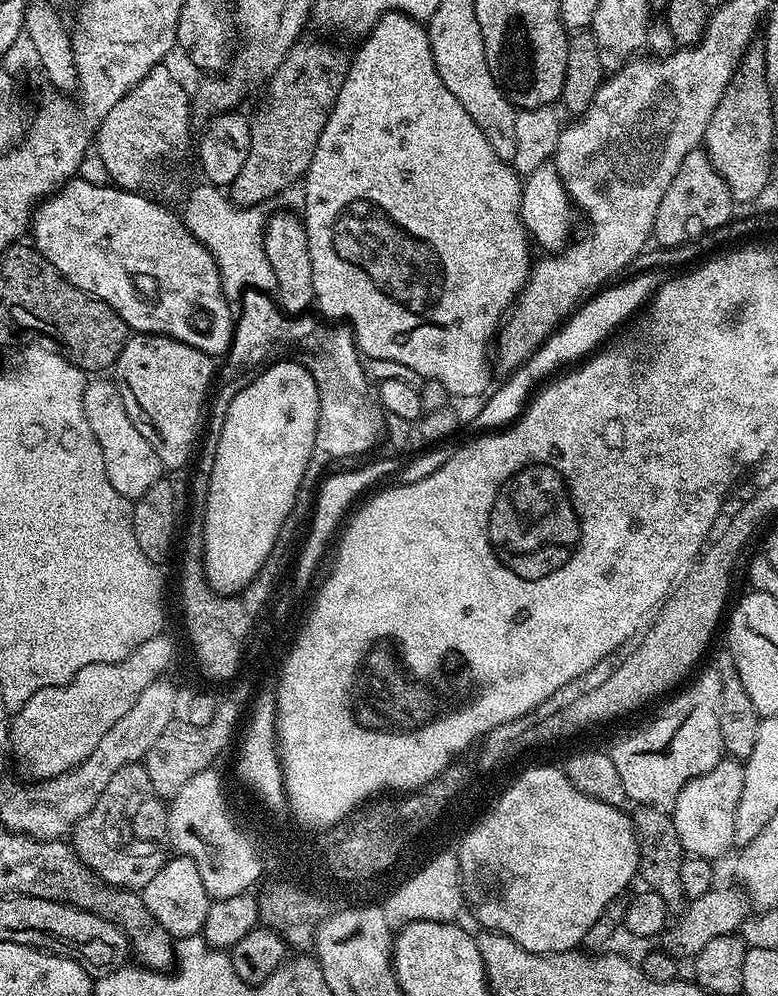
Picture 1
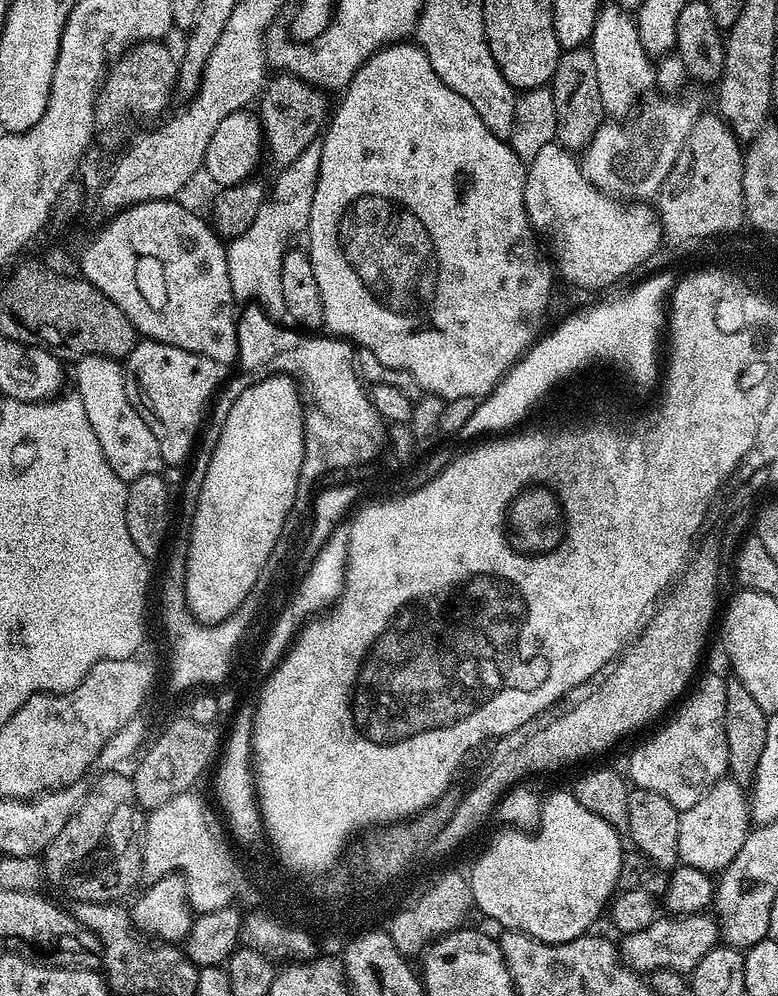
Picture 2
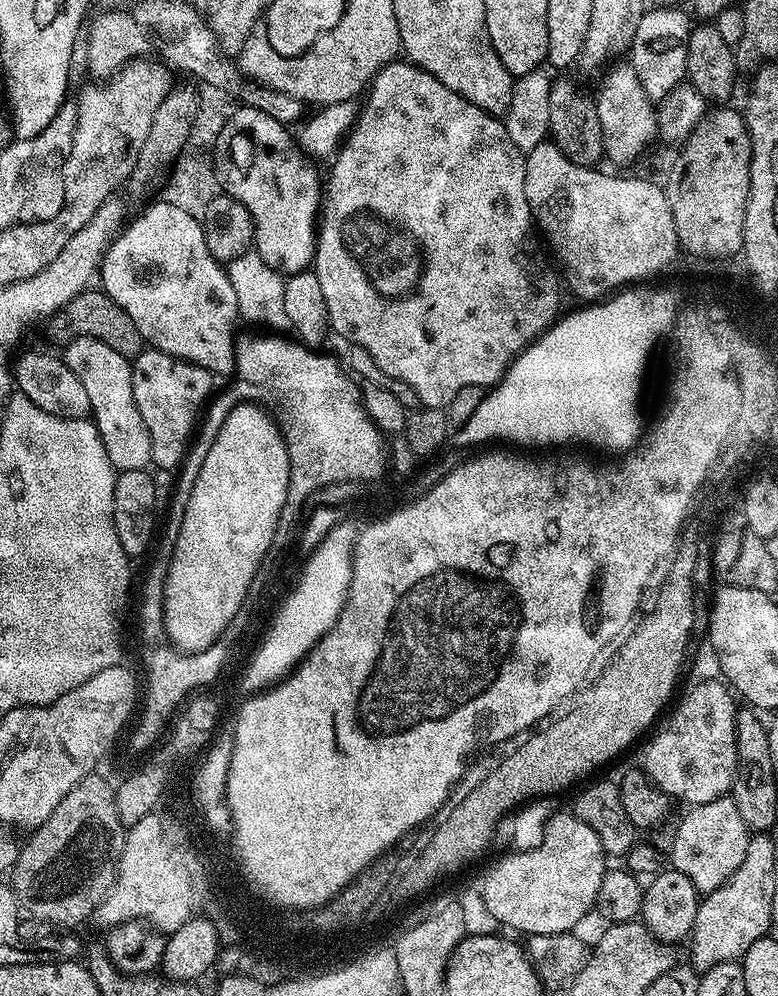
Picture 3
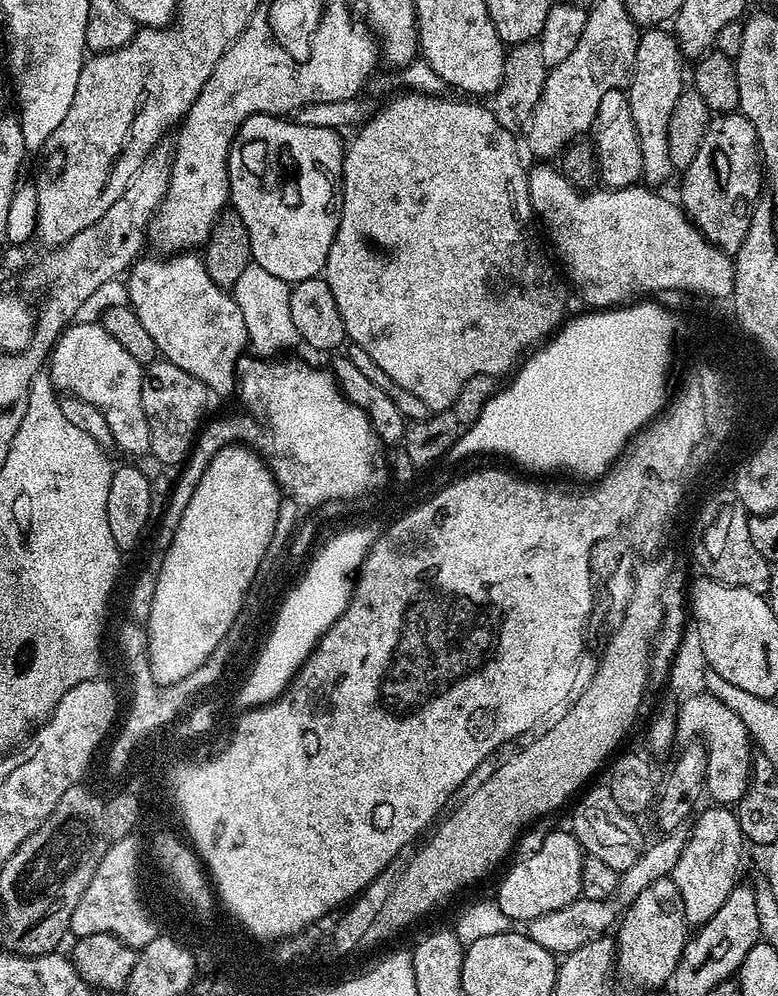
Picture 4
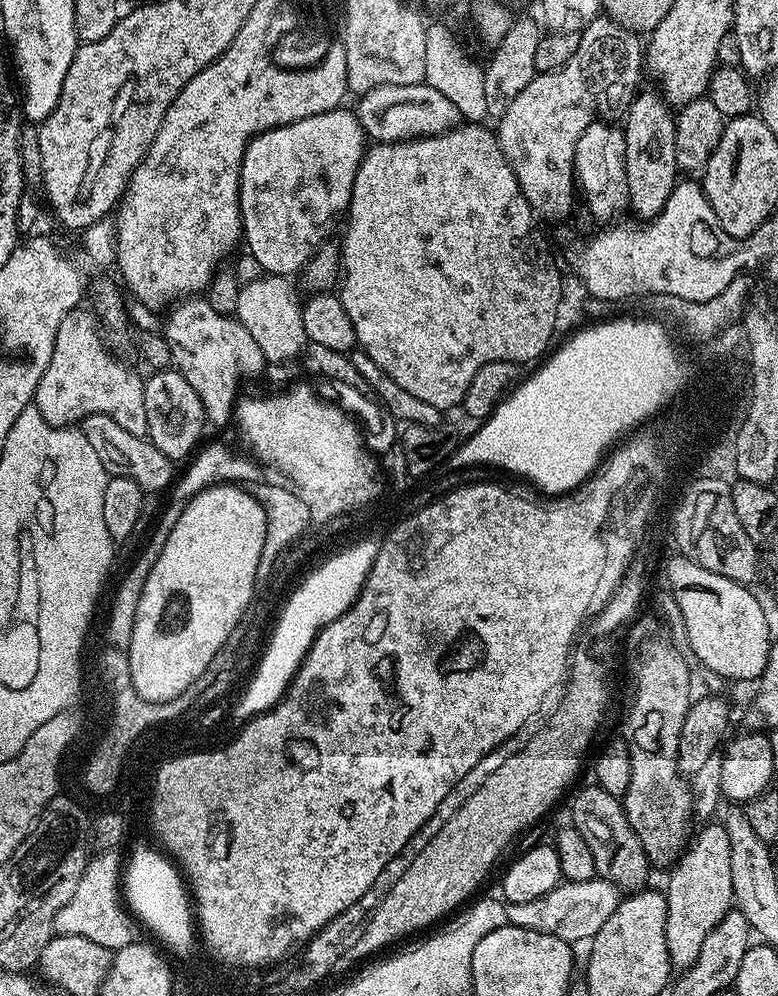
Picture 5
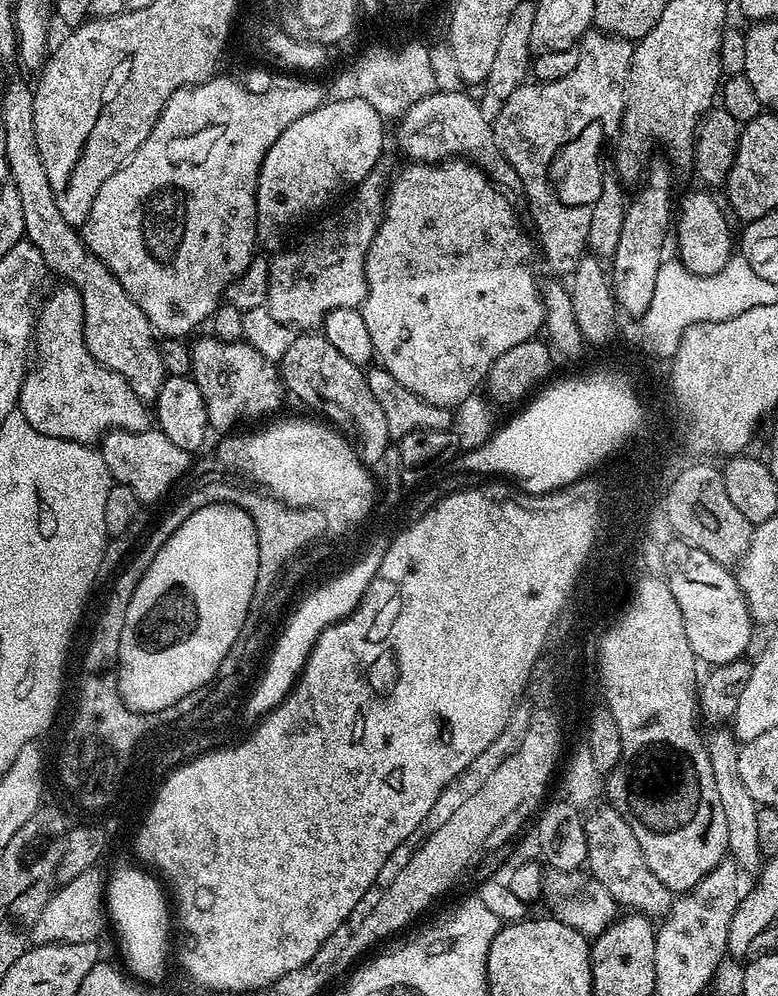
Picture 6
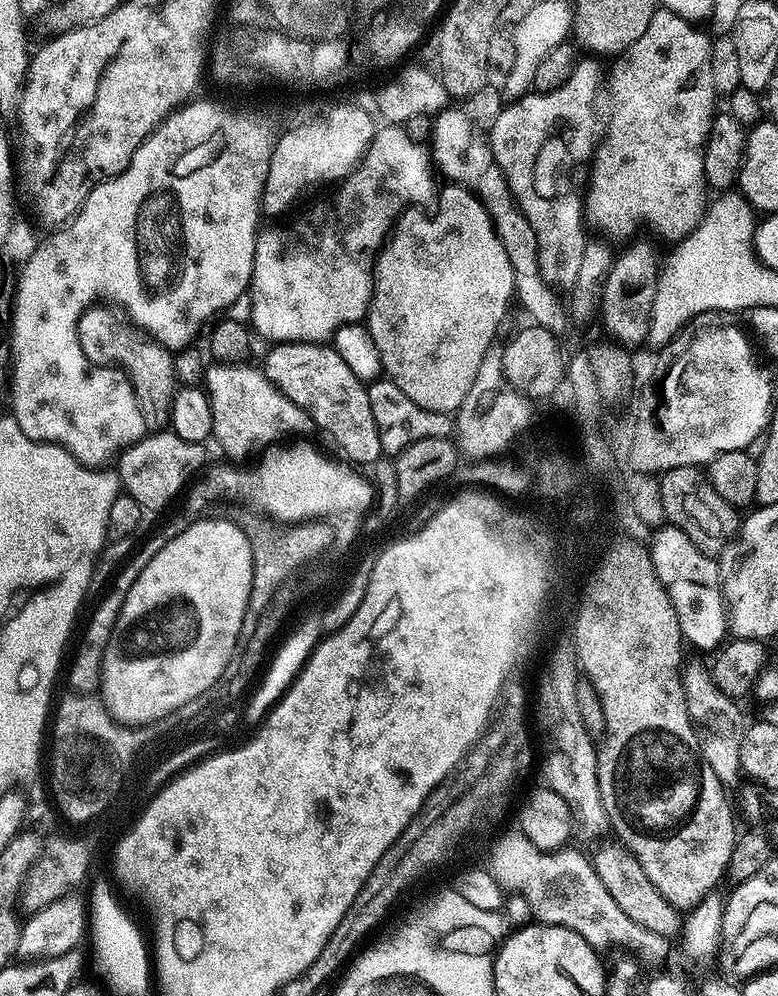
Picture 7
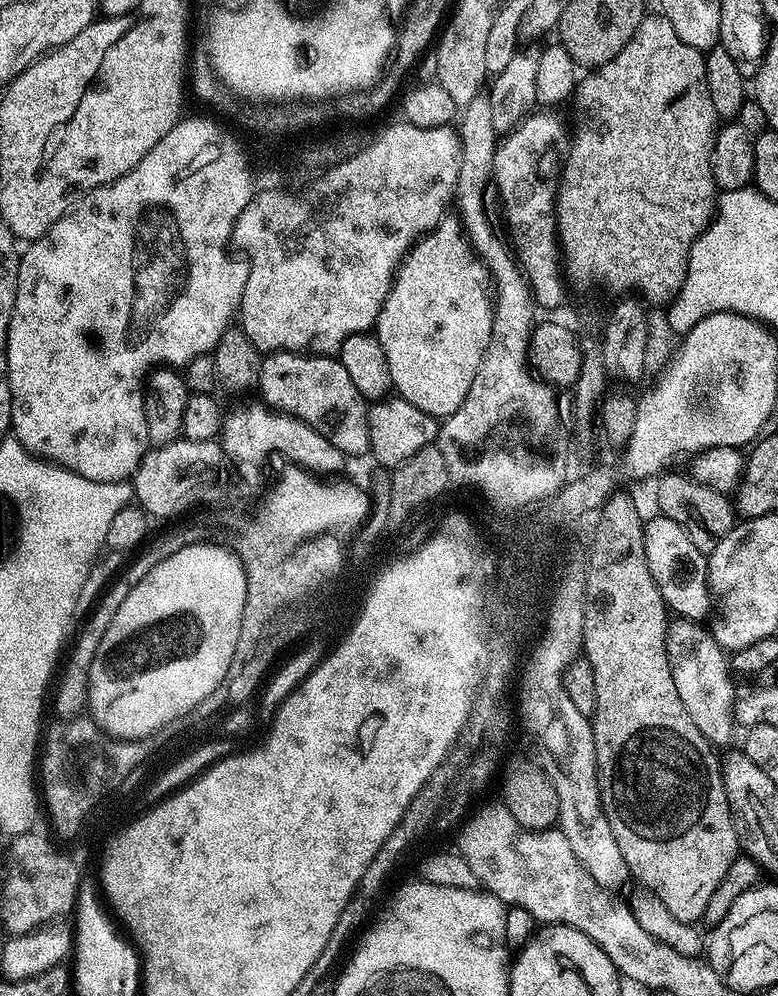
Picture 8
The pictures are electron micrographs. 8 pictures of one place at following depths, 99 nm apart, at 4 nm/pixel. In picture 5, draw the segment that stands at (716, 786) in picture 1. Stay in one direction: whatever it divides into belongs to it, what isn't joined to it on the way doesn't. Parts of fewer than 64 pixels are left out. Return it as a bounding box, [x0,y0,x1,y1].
[664,823,734,970]

